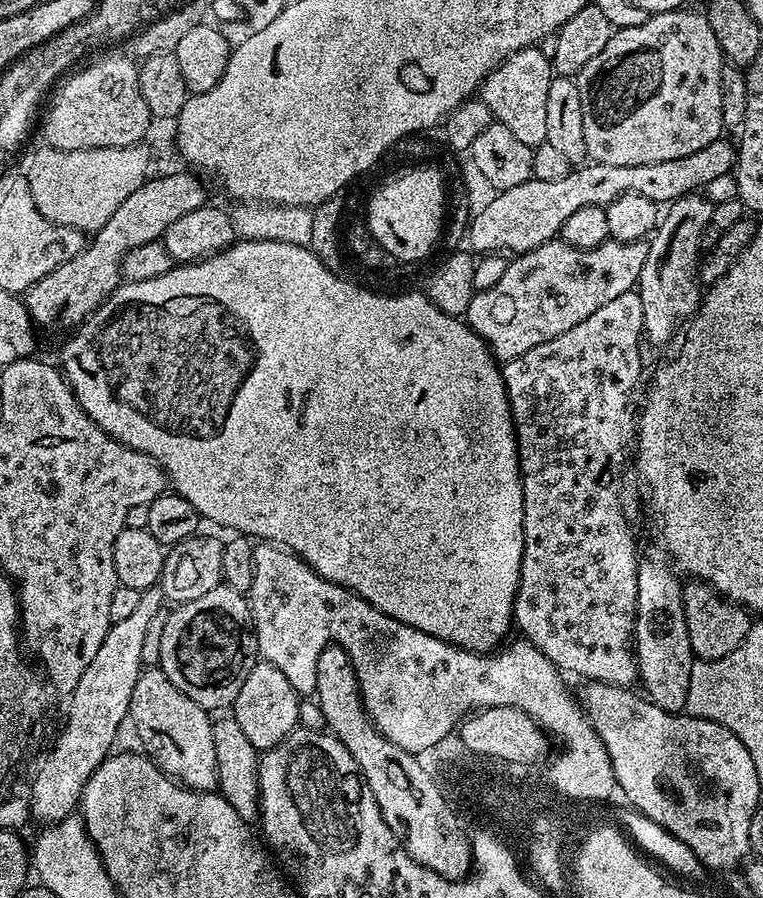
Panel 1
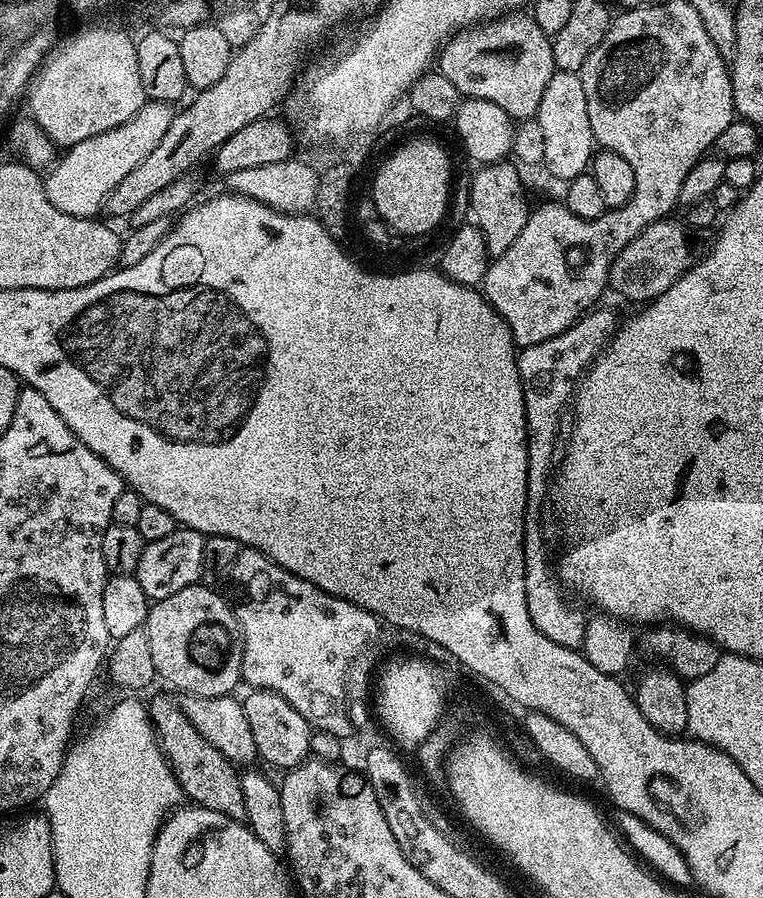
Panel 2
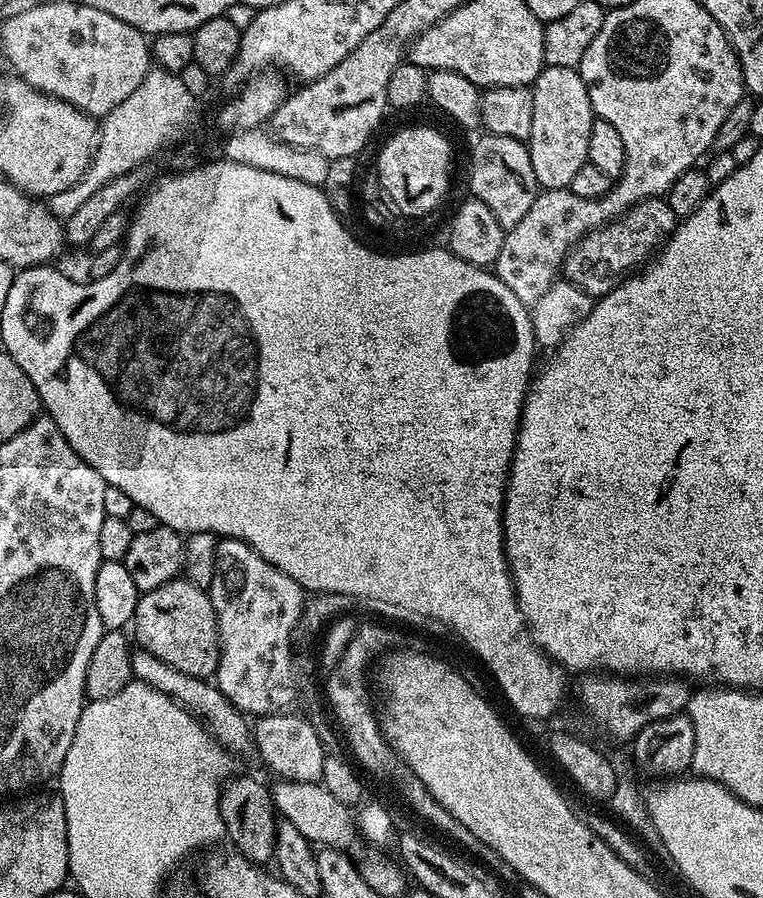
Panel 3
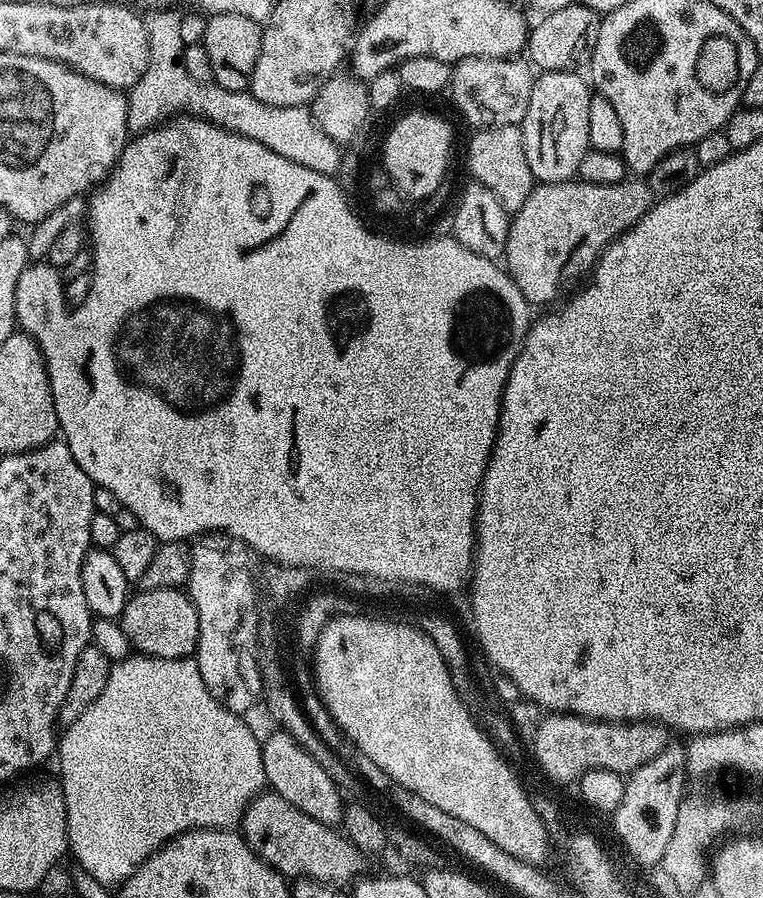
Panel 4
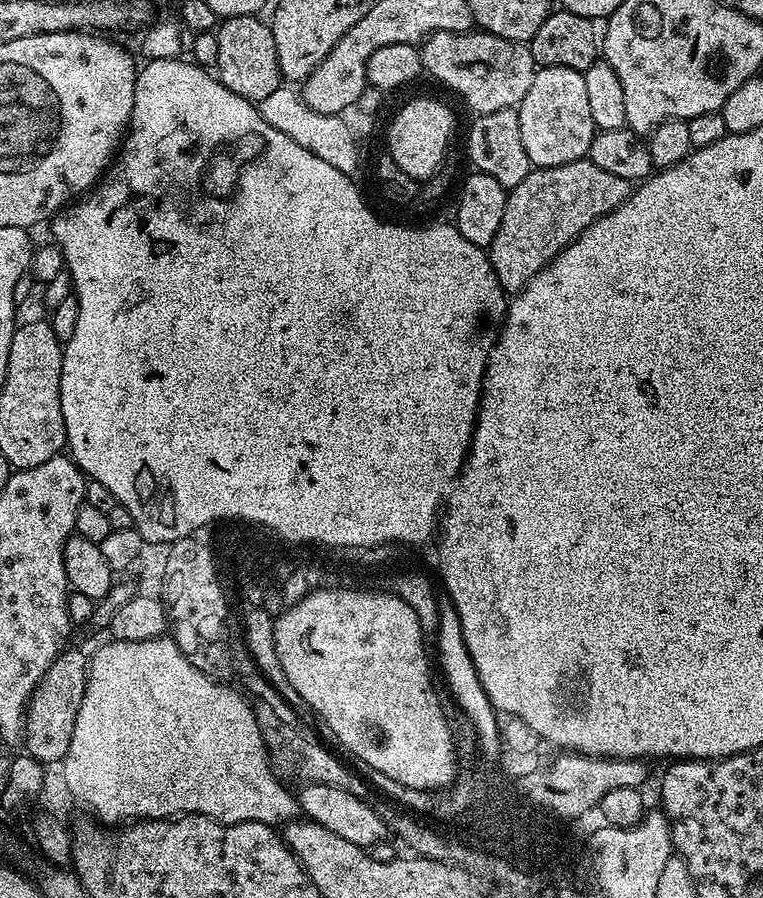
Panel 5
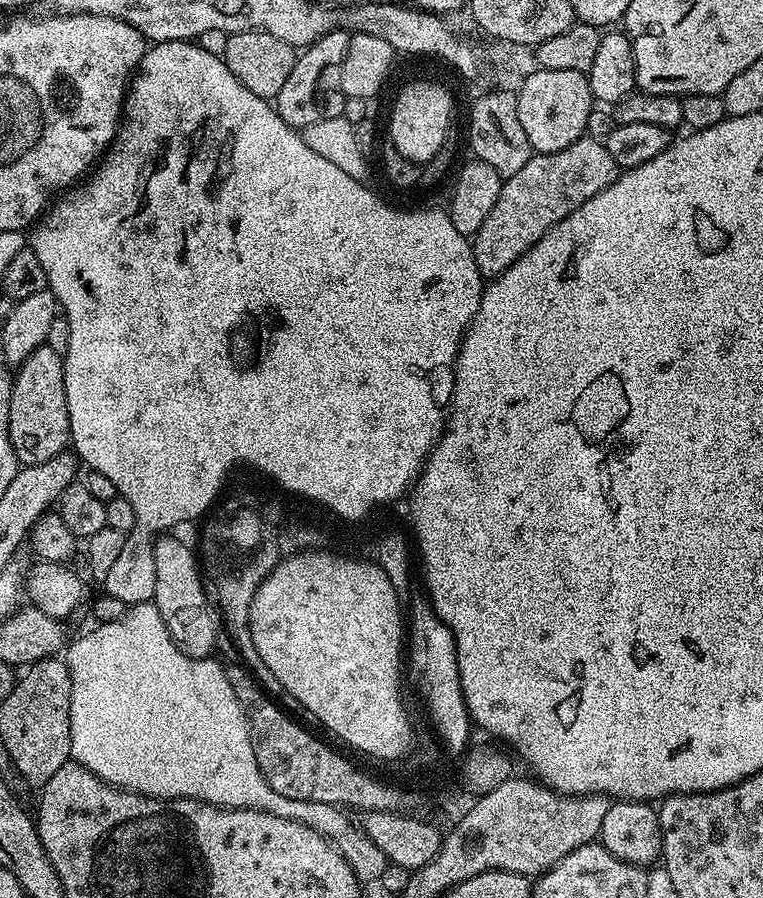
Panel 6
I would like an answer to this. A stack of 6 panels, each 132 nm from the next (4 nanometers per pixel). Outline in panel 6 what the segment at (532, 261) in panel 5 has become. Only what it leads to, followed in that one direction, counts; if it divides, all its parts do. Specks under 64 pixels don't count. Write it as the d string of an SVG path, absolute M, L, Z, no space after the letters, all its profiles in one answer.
M592 134L581 136L566 146L566 150L533 154L518 174L504 180L494 210L486 214L486 222L482 222L475 236L471 237L474 262L478 262L480 275L485 278L501 276L555 224L562 222L562 218L610 186L621 171L614 158L610 158L610 150L606 150L603 139L595 140Z

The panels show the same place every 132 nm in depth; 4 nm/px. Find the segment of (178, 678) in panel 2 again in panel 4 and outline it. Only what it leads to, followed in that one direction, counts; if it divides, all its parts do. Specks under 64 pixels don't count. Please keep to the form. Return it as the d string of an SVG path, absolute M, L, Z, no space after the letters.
M178 588L140 590L129 595L119 622L137 653L154 658L188 658L195 653L198 610L187 591Z

